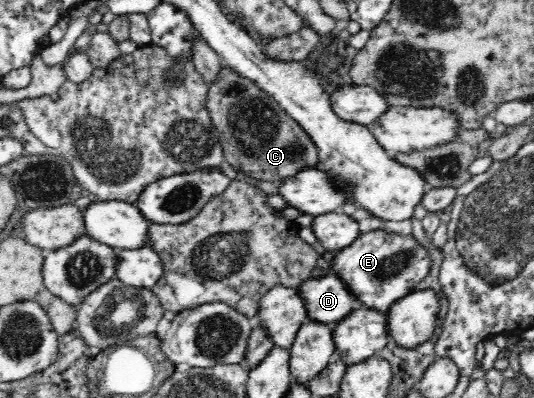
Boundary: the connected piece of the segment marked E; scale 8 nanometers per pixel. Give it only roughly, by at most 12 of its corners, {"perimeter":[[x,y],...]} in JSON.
{"perimeter":[[378,228],[331,260],[362,307],[388,311],[428,276],[430,251]]}

